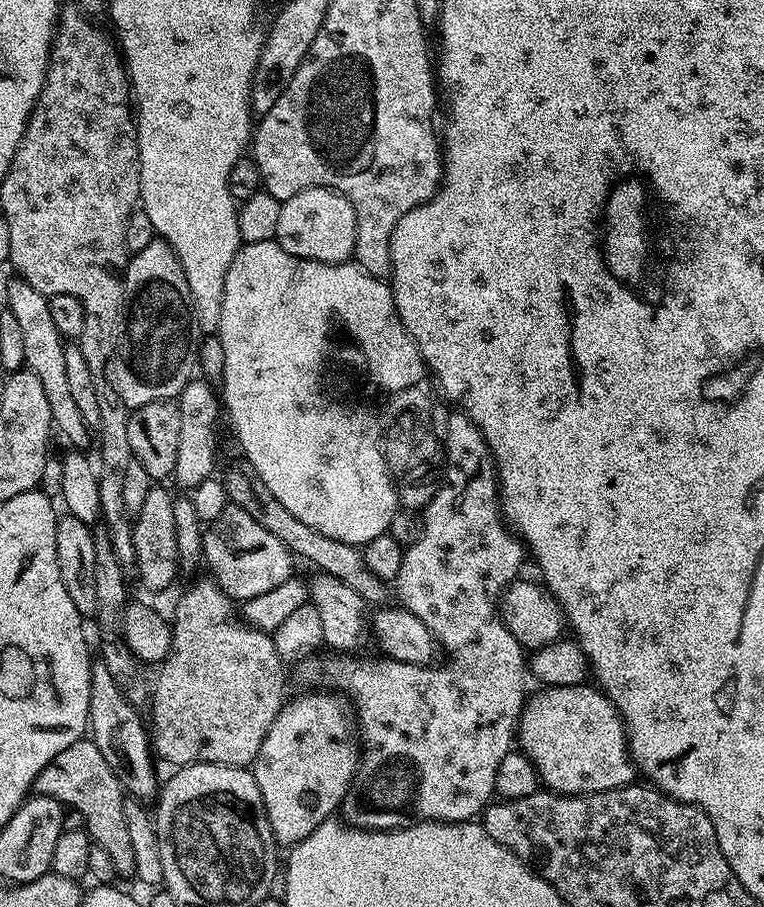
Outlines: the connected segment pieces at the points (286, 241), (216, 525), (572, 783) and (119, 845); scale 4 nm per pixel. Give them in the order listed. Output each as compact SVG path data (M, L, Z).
M310 187L281 203L275 243L282 250L320 264L347 263L355 253L357 218L352 203L330 188Z
M229 503L216 520L205 527L203 563L206 568L208 564L209 570L212 571L209 572L211 579L215 580L216 585L233 602L258 598L258 594L266 594L266 590L274 590L274 586L282 586L282 582L286 582L286 578L293 575L294 572L294 568L292 568L294 557L288 547L278 538L274 538L274 534L270 534L270 530L265 530L257 520L250 518L250 514L246 514L246 510L242 510L233 503Z
M585 682L557 688L544 686L539 690L537 696L527 697L520 713L518 748L530 758L540 775L541 785L547 791L559 792L562 796L589 796L592 792L624 788L637 779L638 769L632 763L624 718L599 688Z
M85 738L66 746L62 754L55 756L40 771L34 788L39 795L54 798L60 804L82 814L84 828L92 837L92 843L102 846L102 850L110 854L110 862L114 862L117 873L121 877L133 875L134 849L126 827L124 809L126 792L93 740Z

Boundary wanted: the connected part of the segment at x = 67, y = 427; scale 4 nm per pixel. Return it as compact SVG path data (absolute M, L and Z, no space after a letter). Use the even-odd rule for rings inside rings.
M12 278L8 284L7 311L18 318L18 326L22 329L23 345L26 353L24 368L27 371L38 374L38 382L46 390L46 398L50 402L52 411L52 423L55 431L60 432L72 443L76 450L87 449L87 444L93 443L94 436L87 422L82 418L74 398L70 394L70 386L66 379L66 358L64 354L65 339L58 334L58 326L54 326L54 318L50 314L48 297L34 290L25 280ZM92 435L92 436L91 436Z

